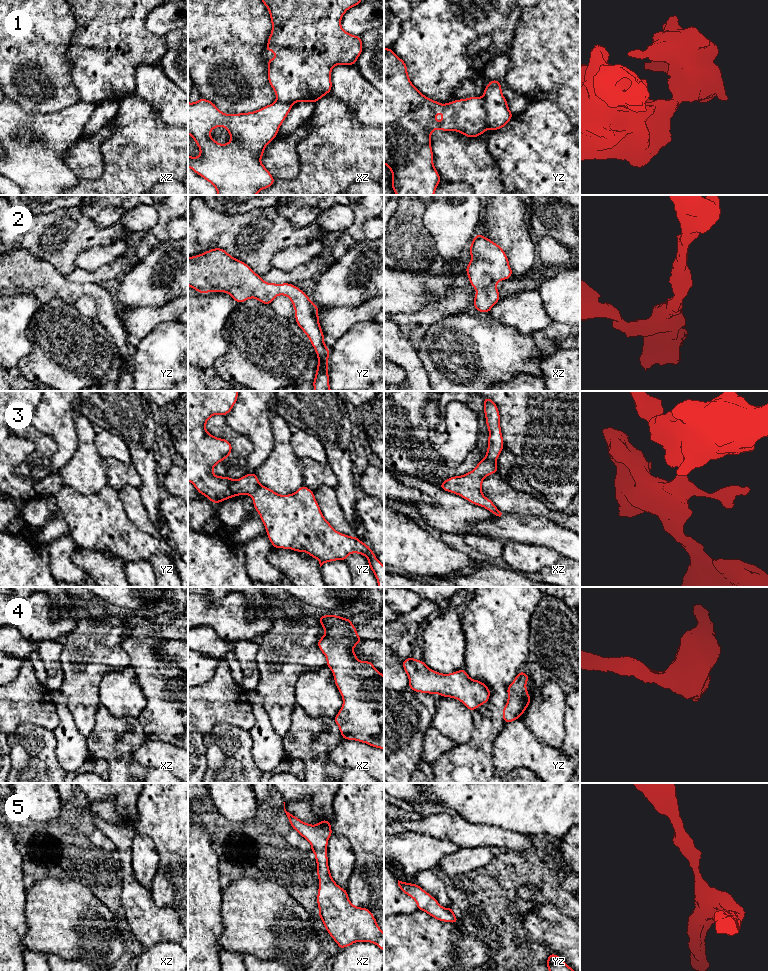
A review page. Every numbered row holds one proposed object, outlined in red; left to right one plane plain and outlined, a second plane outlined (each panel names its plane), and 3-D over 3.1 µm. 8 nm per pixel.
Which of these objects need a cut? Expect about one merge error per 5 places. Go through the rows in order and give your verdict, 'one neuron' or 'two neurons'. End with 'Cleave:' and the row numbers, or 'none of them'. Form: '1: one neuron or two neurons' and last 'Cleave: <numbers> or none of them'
1: two neurons
2: one neuron
3: two neurons
4: one neuron
5: one neuron
Cleave: 1, 3

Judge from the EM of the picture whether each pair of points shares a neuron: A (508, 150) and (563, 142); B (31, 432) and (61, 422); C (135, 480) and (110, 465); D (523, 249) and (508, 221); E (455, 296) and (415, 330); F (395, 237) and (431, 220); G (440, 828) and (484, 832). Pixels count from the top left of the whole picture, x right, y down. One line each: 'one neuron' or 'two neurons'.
A: one neuron
B: two neurons
C: one neuron
D: one neuron
E: one neuron
F: two neurons
G: one neuron

